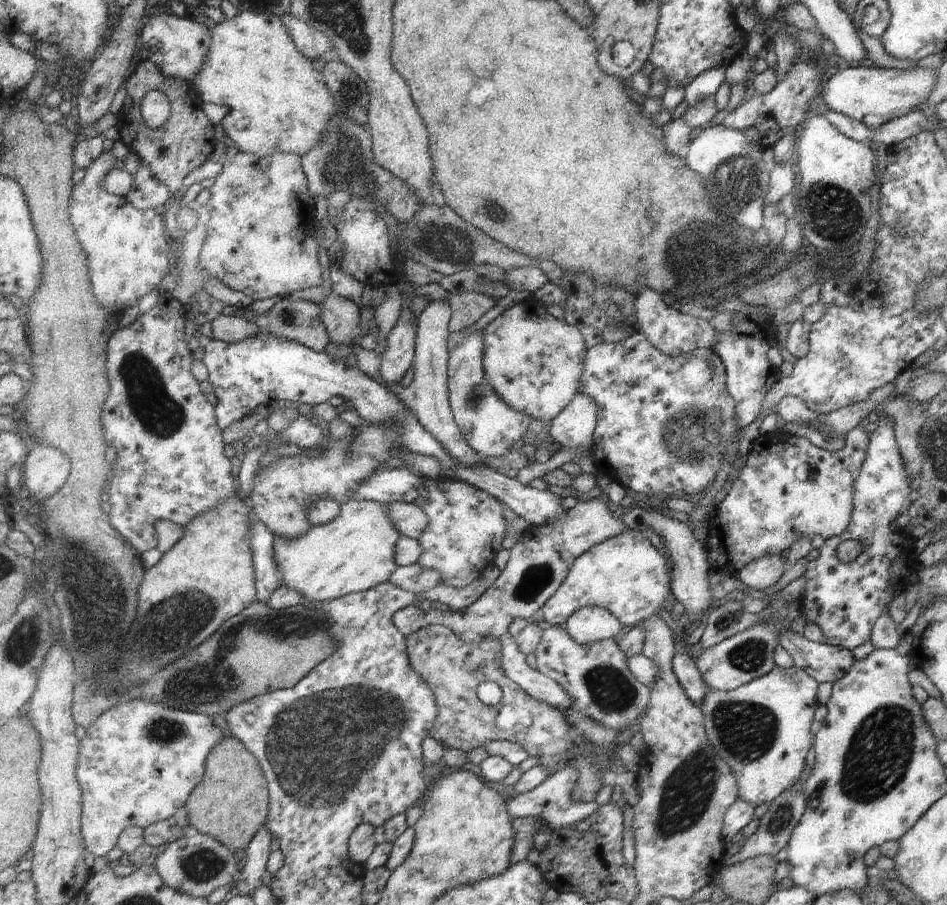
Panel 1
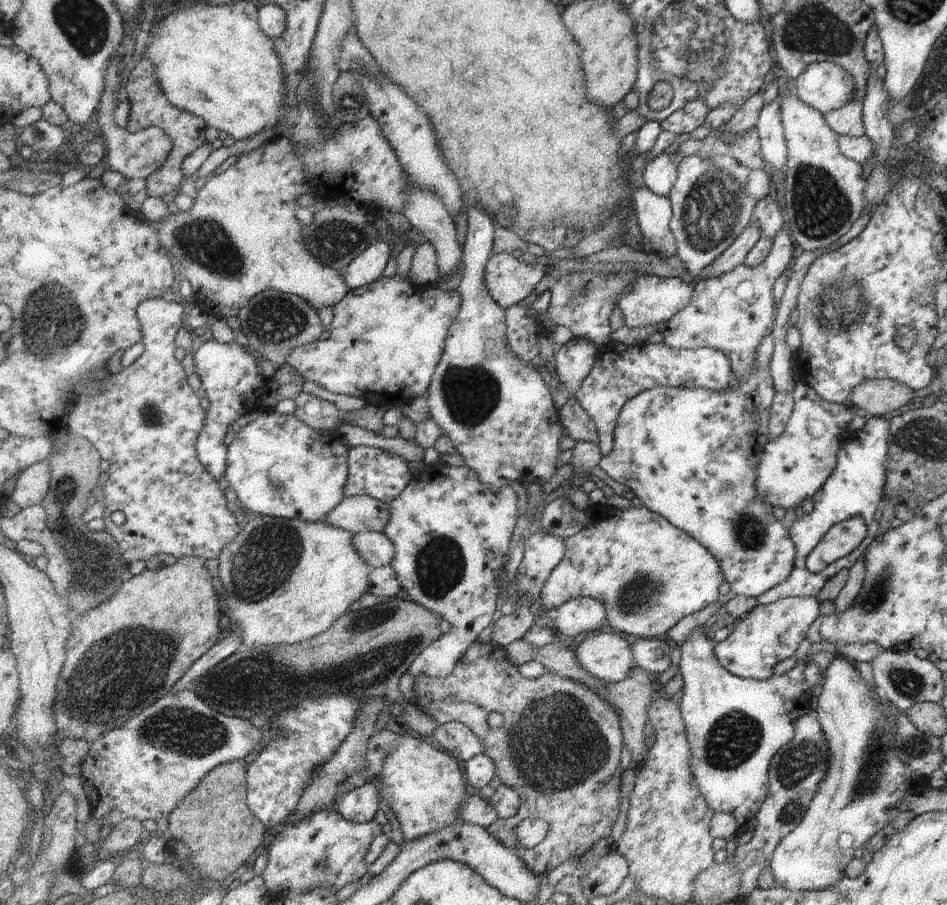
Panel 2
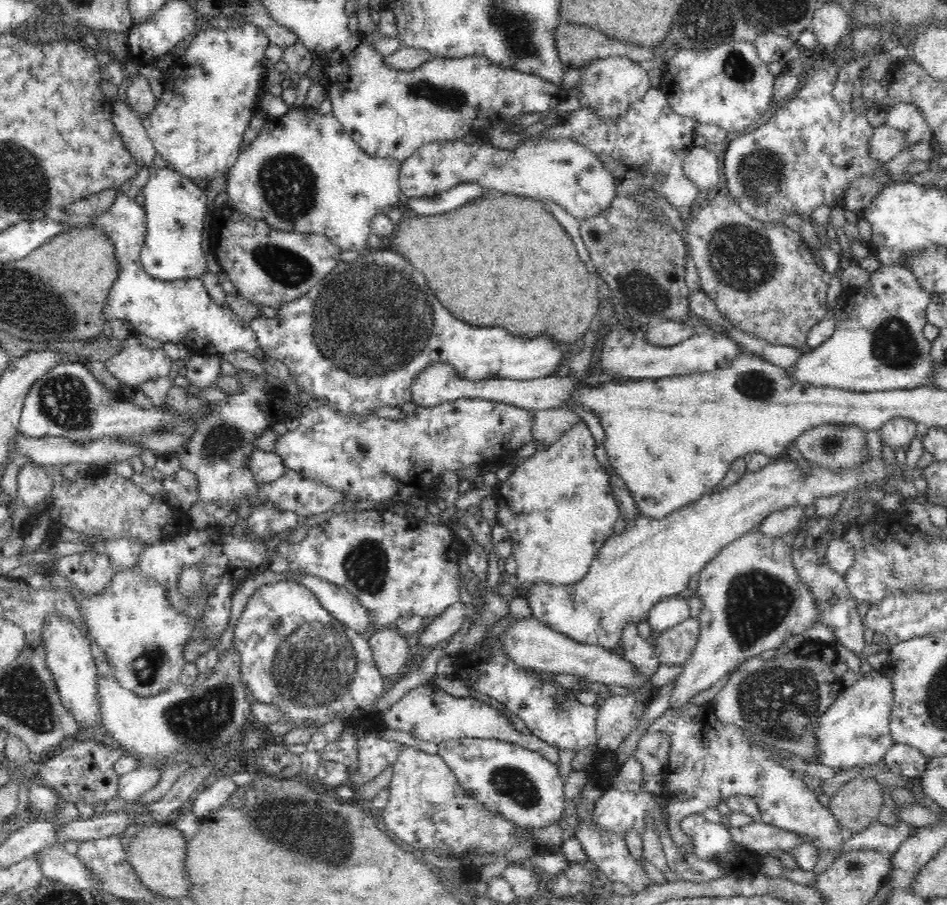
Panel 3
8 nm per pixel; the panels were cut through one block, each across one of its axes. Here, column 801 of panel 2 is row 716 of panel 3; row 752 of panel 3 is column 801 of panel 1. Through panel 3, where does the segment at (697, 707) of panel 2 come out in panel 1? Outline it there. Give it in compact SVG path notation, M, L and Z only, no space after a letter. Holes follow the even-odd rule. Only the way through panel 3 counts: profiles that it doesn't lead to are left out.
M777 665L772 666L767 674L762 677L756 678L755 680L749 681L736 689L730 691L707 691L704 694L702 700L702 716L704 718L704 728L706 731L706 736L710 742L712 748L716 752L716 755L724 760L731 772L736 778L736 784L738 788L738 798L741 797L745 802L748 802L753 808L759 806L760 804L769 804L776 796L779 796L784 790L789 789L795 784L803 770L805 756L807 756L807 750L812 745L813 737L809 731L809 725L813 720L813 712L815 712L817 704L817 699L815 697L815 692L817 692L816 680L813 680L806 672L803 672L800 668L795 665L791 665L789 668L779 668Z

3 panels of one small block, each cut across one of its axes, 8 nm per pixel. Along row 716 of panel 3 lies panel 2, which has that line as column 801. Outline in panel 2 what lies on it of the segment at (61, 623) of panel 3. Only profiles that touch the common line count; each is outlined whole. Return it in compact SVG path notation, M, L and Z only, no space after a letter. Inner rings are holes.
M826 61L807 64L805 70L790 85L795 86L796 96L803 104L817 110L821 115L825 112L838 110L853 98L853 80L851 80L851 76L843 68Z

